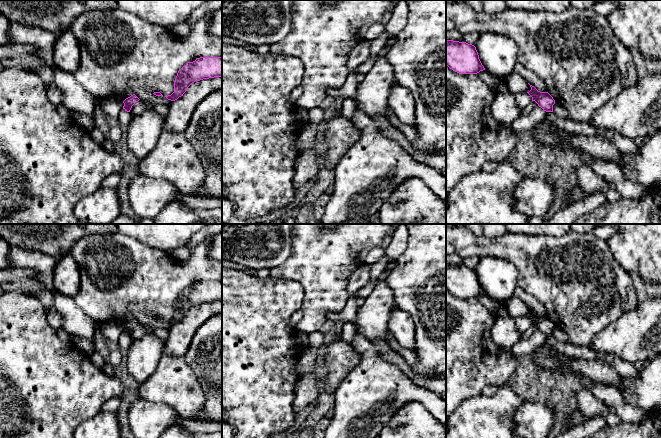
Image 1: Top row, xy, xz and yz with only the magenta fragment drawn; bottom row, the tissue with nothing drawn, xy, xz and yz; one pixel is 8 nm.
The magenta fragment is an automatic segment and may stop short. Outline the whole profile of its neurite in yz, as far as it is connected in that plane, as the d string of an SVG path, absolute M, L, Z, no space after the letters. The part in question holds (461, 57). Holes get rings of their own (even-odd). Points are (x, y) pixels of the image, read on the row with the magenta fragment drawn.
M447 39L446 65L459 74L477 74L485 70L474 45Z

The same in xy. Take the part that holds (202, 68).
M200 57L188 62L177 73L174 82L174 92L165 96L175 101L187 91L195 81L222 76L222 57Z

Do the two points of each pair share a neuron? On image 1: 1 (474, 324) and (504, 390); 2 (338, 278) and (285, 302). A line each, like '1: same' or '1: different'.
1: different
2: different

